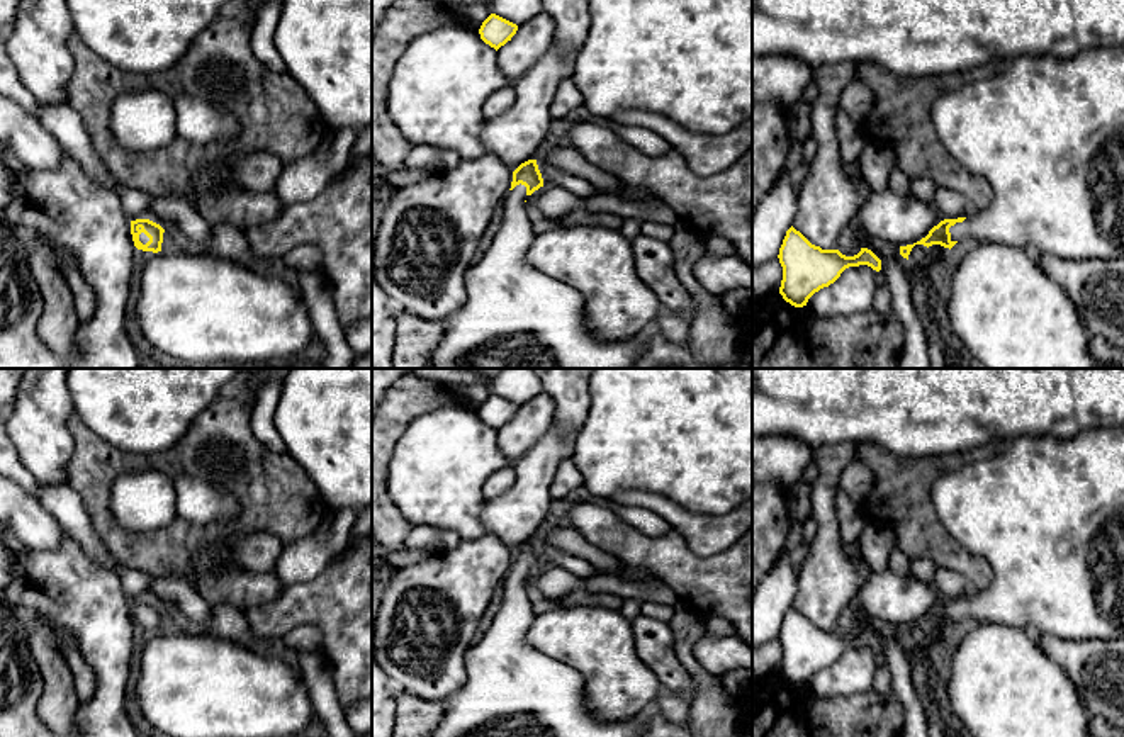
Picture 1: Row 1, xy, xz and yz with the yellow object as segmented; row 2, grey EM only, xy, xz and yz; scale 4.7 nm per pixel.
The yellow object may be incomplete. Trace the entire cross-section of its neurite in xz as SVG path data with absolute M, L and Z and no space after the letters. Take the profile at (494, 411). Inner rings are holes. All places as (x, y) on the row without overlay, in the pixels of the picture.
M491 394L481 406L479 414L481 419L494 428L496 431L504 426L511 418L516 414L518 406L496 396Z

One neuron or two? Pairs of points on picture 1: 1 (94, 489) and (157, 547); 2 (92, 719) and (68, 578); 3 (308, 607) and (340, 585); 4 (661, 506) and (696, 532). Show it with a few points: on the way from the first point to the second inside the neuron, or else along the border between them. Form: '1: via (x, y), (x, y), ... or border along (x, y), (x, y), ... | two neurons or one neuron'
1: via (99, 511), (102, 522), (128, 547), (134, 547) | one neuron
2: via (107, 683), (106, 637), (95, 613) | one neuron
3: via (316, 601), (323, 601), (331, 593) | one neuron
4: via (669, 510), (688, 523) | one neuron

